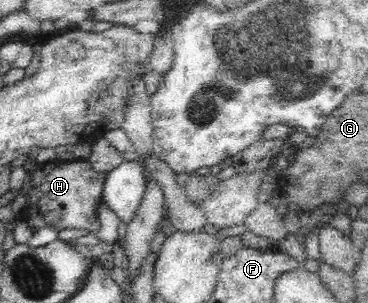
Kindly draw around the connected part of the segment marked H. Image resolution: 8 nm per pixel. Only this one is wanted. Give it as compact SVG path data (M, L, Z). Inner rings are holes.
M57 160L37 164L32 172L33 181L27 194L27 203L20 218L25 220L33 232L43 226L53 226L57 231L64 228L83 228L97 231L100 228L97 213L98 203L103 201L103 187L107 173L92 170L87 161Z

